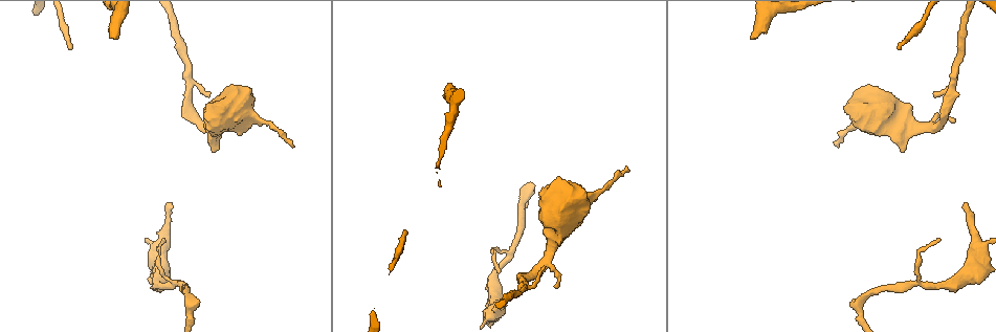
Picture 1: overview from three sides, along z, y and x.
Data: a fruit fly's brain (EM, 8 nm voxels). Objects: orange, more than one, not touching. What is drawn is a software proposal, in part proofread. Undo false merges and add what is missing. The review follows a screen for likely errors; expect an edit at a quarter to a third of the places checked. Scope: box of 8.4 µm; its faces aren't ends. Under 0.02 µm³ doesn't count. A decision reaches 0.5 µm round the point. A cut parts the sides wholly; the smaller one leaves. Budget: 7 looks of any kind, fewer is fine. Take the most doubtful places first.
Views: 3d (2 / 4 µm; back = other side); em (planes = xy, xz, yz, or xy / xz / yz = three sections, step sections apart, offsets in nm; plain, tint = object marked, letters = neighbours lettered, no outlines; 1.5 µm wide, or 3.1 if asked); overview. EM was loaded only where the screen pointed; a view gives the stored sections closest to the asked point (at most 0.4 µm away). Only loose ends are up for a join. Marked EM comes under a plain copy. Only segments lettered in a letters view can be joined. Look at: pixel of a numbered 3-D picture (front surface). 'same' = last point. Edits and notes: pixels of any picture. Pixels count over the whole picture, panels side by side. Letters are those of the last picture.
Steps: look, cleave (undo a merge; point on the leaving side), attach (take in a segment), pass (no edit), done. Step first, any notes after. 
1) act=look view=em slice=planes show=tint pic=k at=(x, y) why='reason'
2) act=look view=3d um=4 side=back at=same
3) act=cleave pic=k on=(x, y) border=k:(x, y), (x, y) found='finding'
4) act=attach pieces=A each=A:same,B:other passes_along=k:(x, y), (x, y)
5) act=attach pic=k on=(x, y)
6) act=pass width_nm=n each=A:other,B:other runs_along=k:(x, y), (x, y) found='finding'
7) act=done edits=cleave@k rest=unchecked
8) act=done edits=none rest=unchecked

act=look view=3d um=4 pic=1 at=(628, 170) why='an open end'

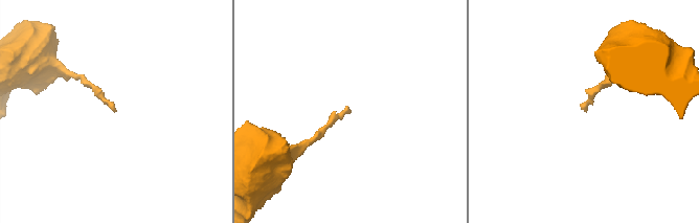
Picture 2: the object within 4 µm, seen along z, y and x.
act=look view=em slice=planes show=letters pic=2 at=(113, 110) why='need the tissue'

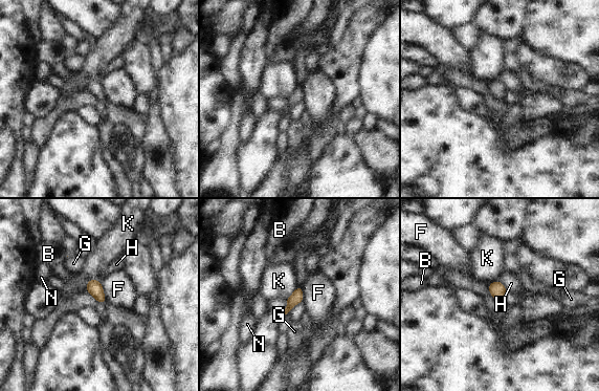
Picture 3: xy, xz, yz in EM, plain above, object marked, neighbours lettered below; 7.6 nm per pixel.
act=pass width_nm=90 each=B:other,F:other,G:other,H:other,K:other,N:other border=3:(100, 282), (106, 301) found='no lettered segment goes on from it'

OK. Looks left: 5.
act=look view=3d um=4 pic=1 at=(963, 204) why='free end'

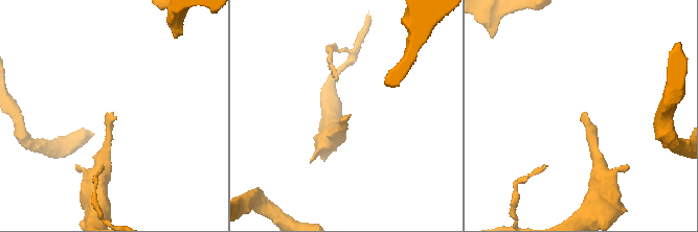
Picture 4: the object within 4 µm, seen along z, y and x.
act=look view=em slice=xy step=4 show=tint pic=4 at=(347, 116) why='shape alone is not enough'

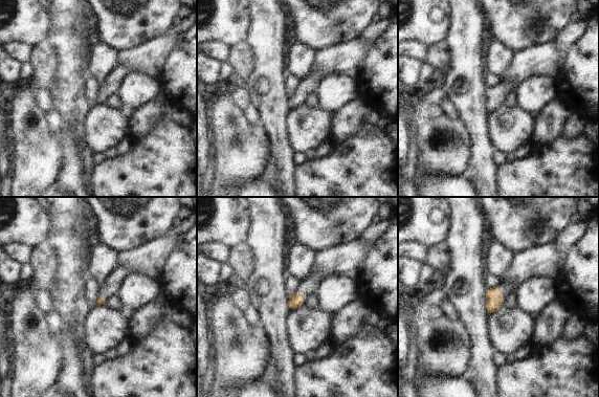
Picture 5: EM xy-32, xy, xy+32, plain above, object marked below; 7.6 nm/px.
act=look view=em slice=planes show=letters at=same

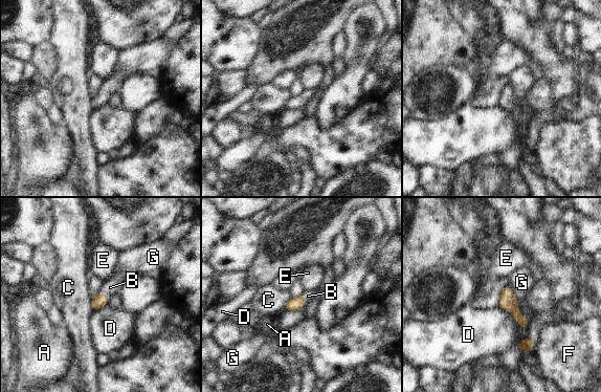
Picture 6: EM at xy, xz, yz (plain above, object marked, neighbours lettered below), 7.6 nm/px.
act=attach pic=6 on=(110, 287) each=A:other,B:same,C:other,D:other,E:other,F:other,G:other passes_along=6:(98, 301), (105, 297), (110, 287) found='the neuron continues'

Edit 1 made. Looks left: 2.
act=look view=em slice=planes show=letters pic=1 at=(191, 302) why='abrupt turn'

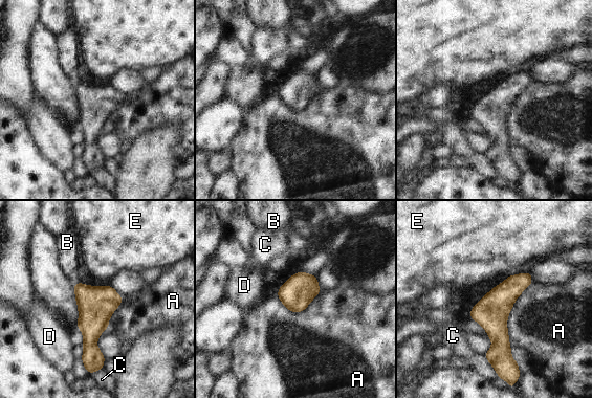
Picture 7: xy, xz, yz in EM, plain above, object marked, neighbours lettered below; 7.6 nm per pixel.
act=pass longest_contact=A:700nm each=A:other,B:other,C:other,D:other,E:other border=7:(531, 282), (506, 322), (519, 370) found='all the same neuron'

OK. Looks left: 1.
act=done edits=attach@6 rest=unchecked

